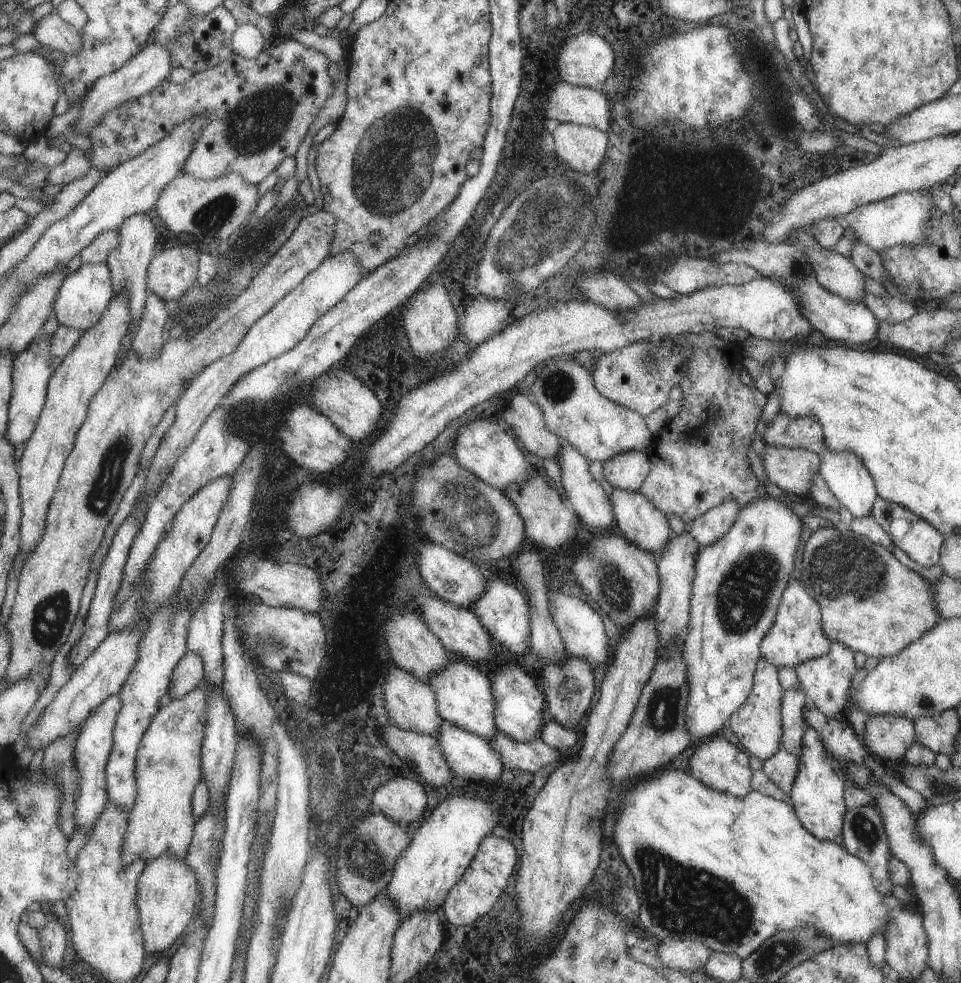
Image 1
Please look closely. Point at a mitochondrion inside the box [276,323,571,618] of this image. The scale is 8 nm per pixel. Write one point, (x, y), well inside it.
(461, 497)

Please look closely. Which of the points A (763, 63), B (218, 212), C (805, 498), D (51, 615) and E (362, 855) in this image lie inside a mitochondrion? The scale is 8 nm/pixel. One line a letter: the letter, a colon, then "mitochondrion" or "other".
A: other
B: mitochondrion
C: other
D: mitochondrion
E: mitochondrion

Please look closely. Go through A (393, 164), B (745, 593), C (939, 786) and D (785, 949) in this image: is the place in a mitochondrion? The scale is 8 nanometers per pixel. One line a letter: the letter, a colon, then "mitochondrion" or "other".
A: mitochondrion
B: mitochondrion
C: mitochondrion
D: mitochondrion

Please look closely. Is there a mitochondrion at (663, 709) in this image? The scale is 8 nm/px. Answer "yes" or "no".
yes

